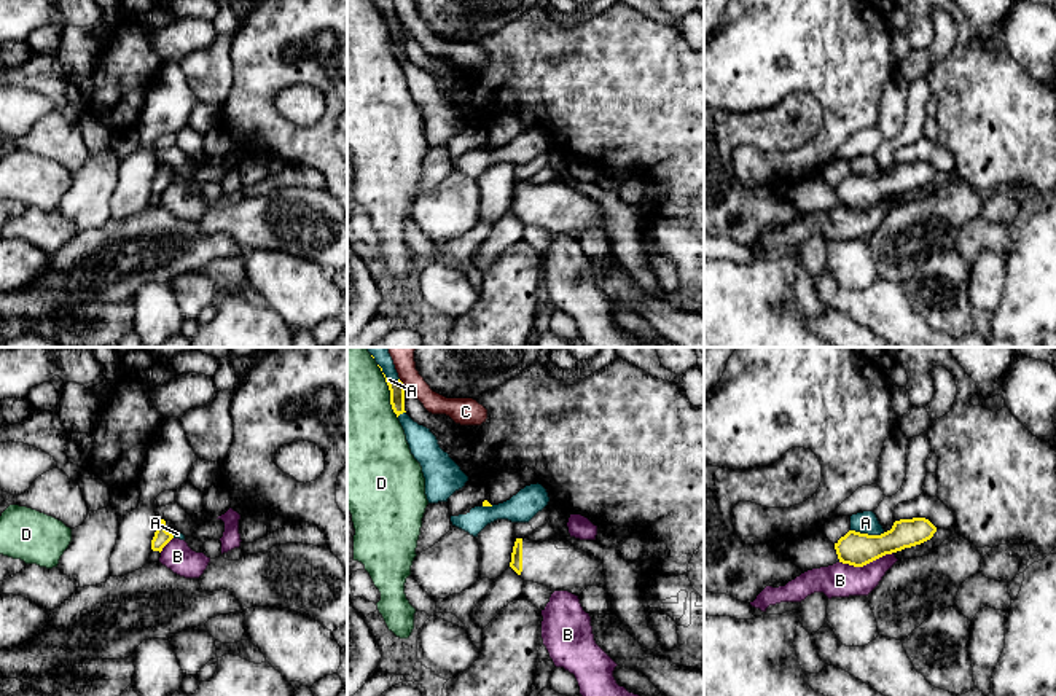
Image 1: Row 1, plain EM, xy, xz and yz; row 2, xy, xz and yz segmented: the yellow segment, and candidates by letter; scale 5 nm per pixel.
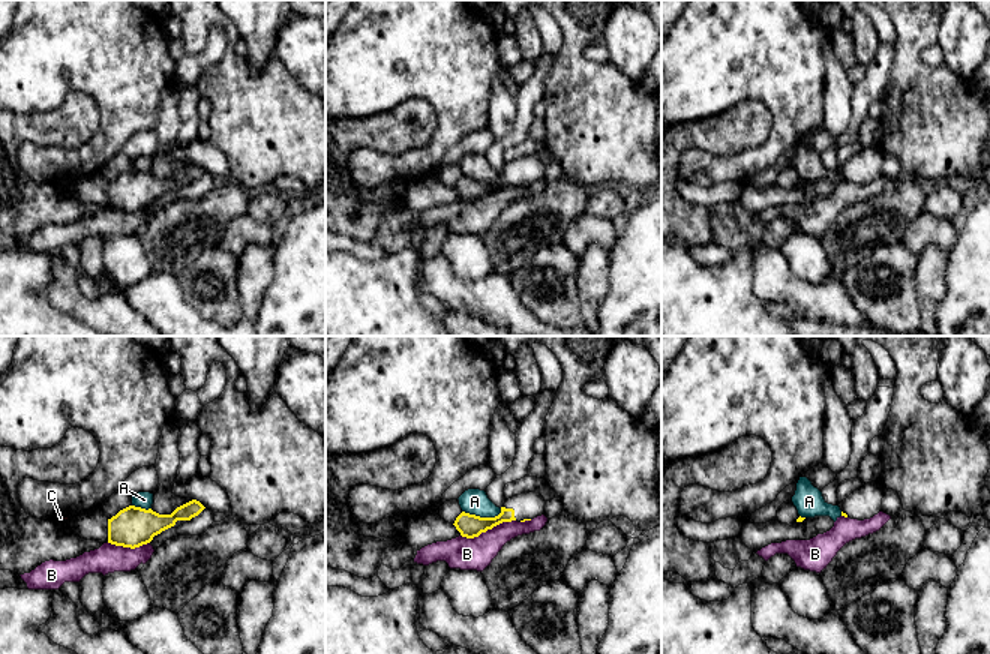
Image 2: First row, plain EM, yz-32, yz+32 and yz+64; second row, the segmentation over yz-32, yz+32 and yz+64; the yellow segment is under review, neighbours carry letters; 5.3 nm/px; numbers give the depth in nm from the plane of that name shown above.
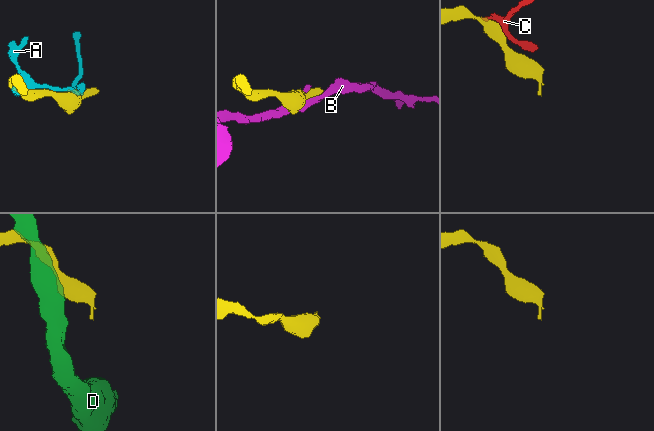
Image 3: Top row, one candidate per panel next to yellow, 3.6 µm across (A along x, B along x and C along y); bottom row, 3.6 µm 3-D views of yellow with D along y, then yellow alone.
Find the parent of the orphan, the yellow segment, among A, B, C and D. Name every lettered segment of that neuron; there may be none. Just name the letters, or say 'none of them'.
none of them

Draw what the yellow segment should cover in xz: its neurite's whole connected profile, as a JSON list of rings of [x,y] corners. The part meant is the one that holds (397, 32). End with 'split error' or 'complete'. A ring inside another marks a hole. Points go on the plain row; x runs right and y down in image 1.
[[[385,21],[385,25],[389,29],[389,33],[390,33],[390,48],[392,48],[392,53],[393,56],[397,57],[397,61],[405,54],[405,29],[403,25],[398,22],[398,24],[389,24]]]; complete

